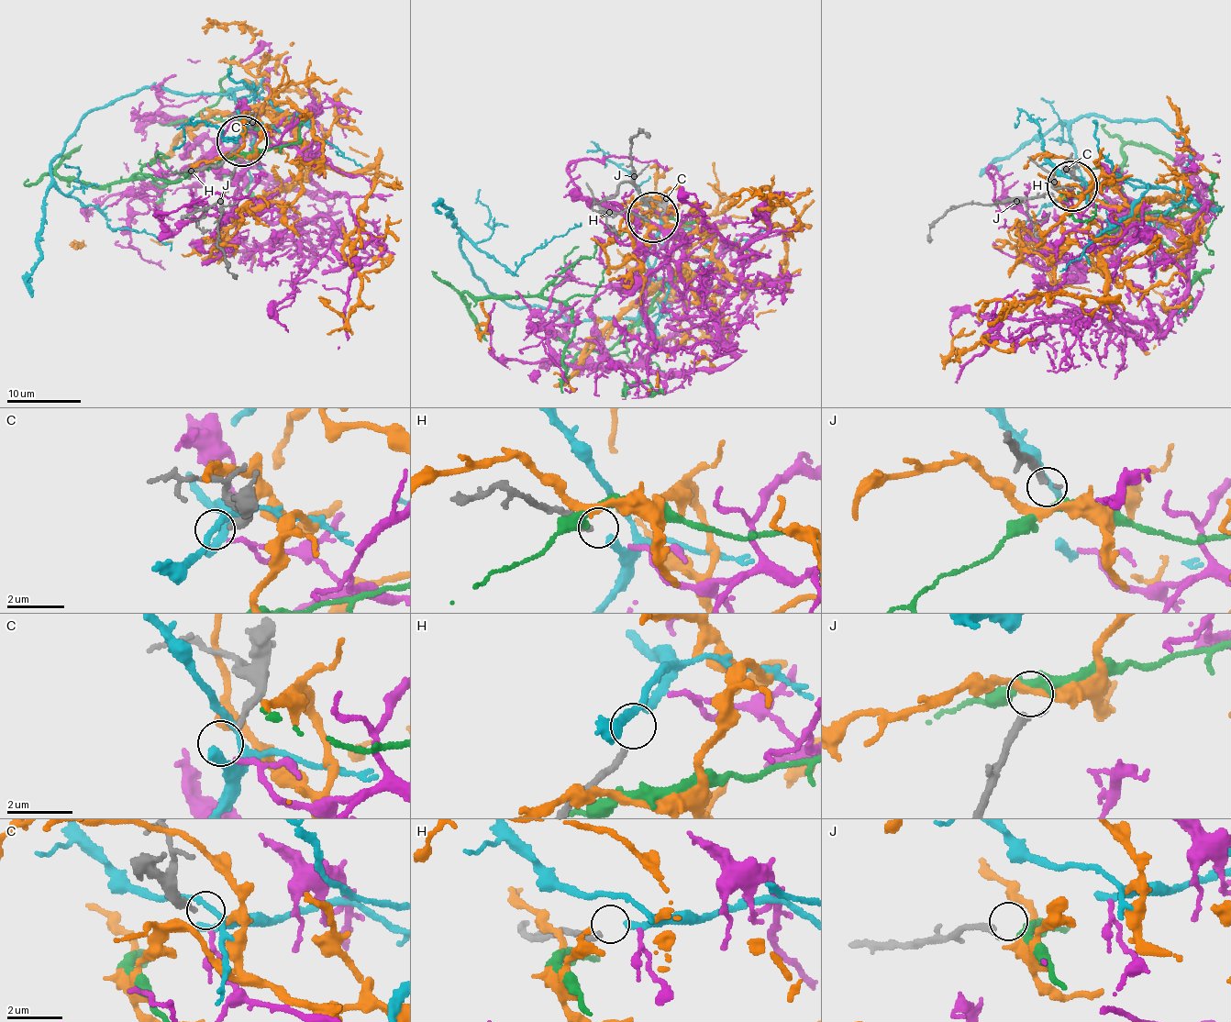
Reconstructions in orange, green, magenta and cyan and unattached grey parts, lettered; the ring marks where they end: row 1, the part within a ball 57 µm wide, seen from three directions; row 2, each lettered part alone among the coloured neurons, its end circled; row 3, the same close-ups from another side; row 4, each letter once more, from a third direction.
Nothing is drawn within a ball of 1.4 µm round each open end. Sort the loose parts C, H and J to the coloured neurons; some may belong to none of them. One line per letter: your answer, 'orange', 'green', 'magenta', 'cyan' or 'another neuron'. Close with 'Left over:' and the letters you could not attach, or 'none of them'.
C: magenta
H: cyan
J: another neuron
Left over: J

